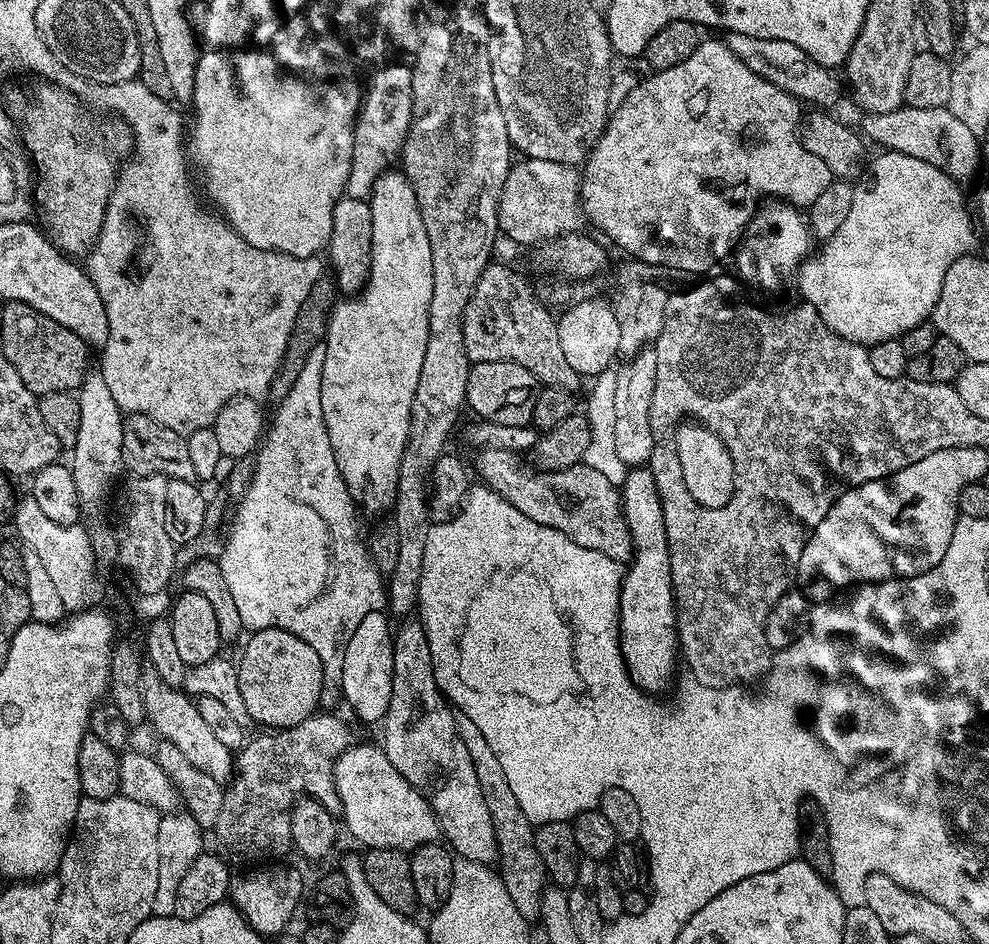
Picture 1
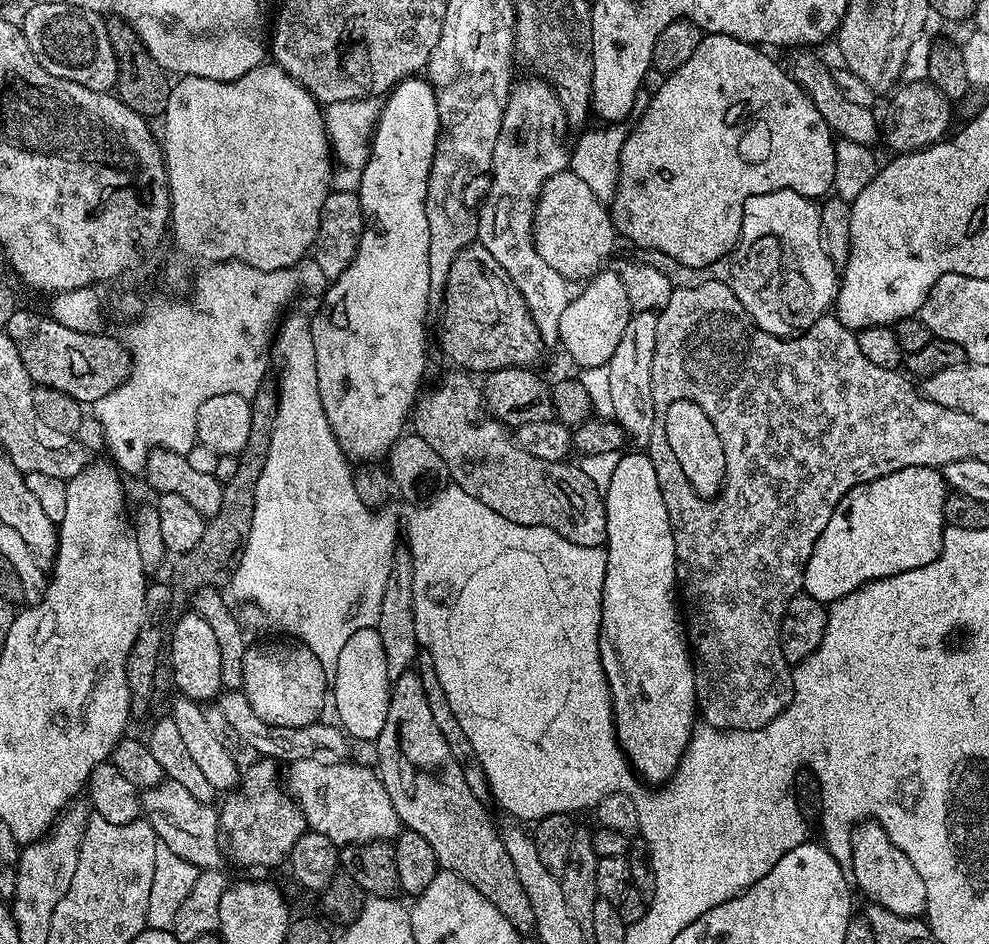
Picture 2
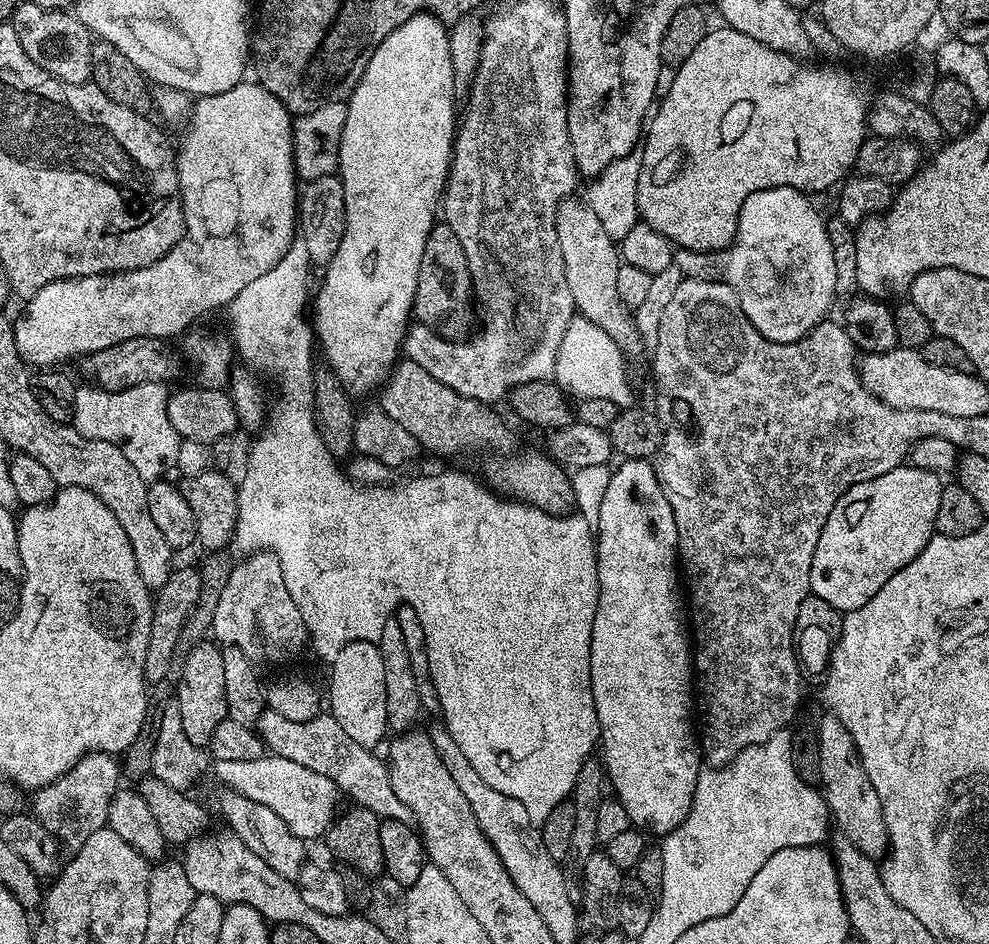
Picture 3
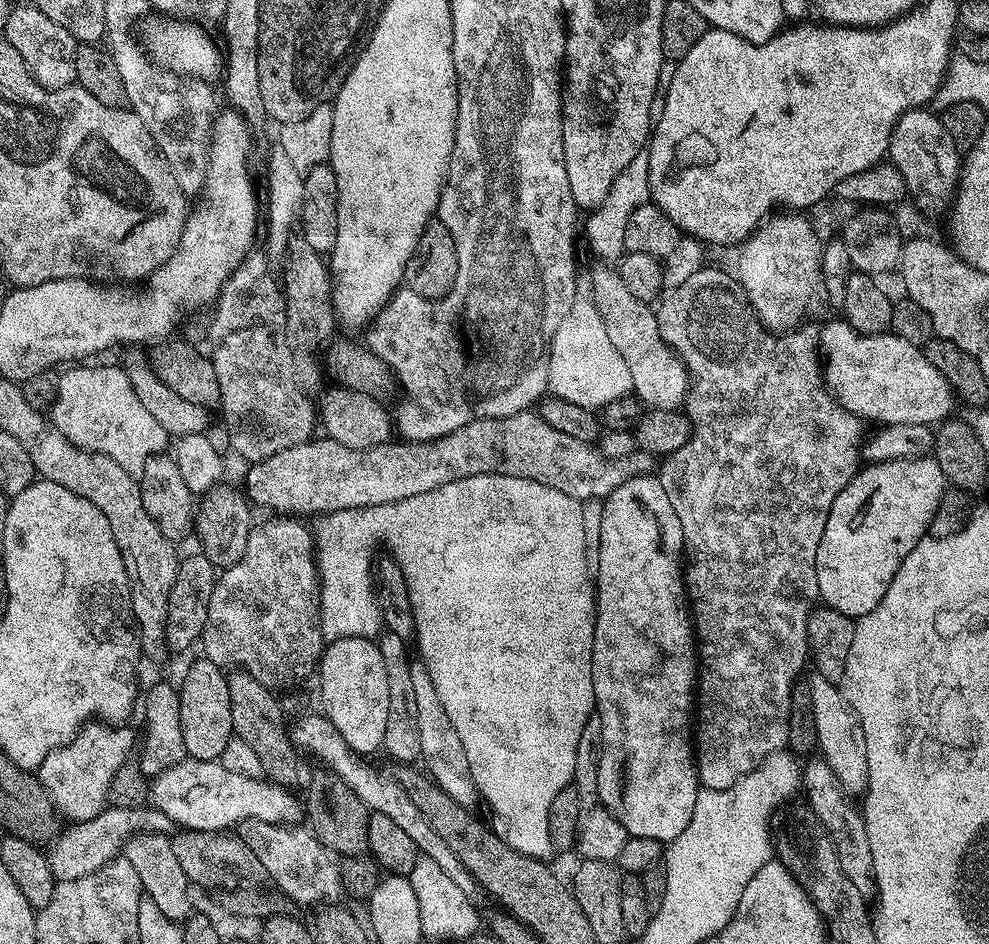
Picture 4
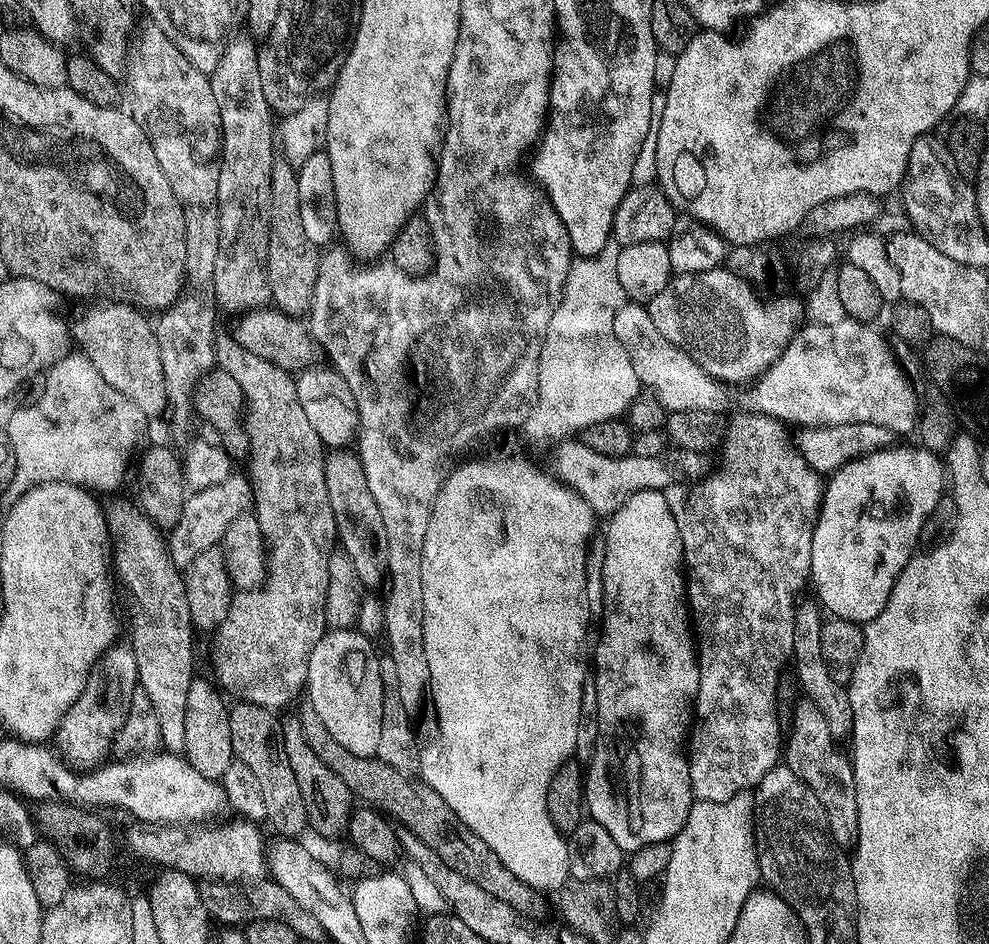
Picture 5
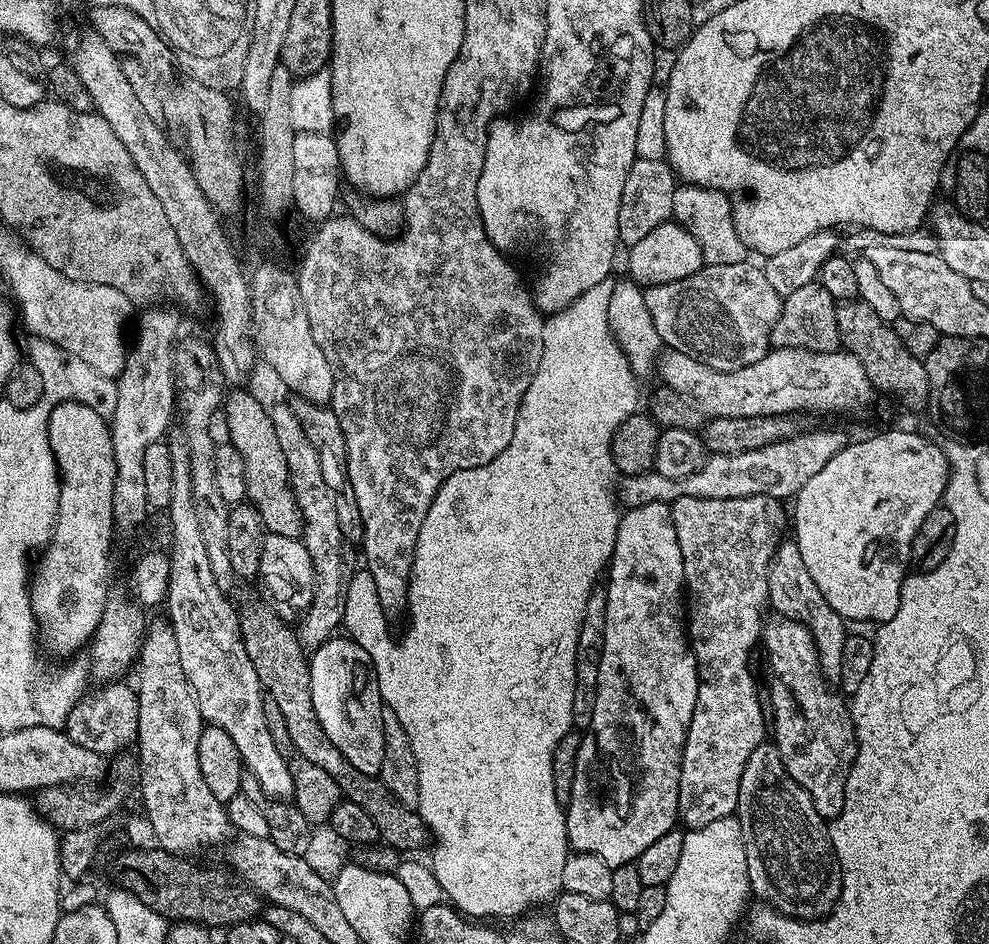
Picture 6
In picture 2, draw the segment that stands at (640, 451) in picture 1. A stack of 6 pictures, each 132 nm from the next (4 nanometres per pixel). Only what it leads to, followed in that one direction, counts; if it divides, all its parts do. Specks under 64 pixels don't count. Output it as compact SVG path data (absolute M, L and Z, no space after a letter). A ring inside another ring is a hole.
M637 312L626 322L626 330L618 347L606 365L610 374L610 395L614 405L614 419L624 428L624 435L633 445L647 446L656 421L652 371L656 345L656 312Z

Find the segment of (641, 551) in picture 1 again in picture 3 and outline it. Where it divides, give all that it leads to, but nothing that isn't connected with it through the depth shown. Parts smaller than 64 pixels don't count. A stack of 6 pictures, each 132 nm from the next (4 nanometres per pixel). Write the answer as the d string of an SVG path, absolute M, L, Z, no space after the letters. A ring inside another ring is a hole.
M625 459L625 460L624 460L624 461L623 461L623 462L620 462L620 463L624 463L624 464L620 464L620 465L618 465L618 466L616 466L616 465L615 465L615 467L613 467L613 468L612 468L612 469L611 469L611 471L612 471L612 477L611 477L611 478L610 478L610 484L609 484L609 485L608 485L608 487L606 487L606 496L605 496L605 497L604 497L604 499L602 499L602 504L601 504L601 509L600 509L600 511L599 511L599 519L598 519L598 528L597 528L597 530L596 530L596 531L595 531L595 532L594 532L594 535L595 535L595 538L596 538L596 561L597 561L597 562L598 562L598 586L599 586L599 587L600 587L600 593L599 593L599 594L598 594L598 606L597 606L597 607L596 607L596 613L595 613L595 614L594 614L594 630L593 630L593 631L592 631L592 637L591 637L591 638L590 638L590 686L591 686L591 687L592 687L592 693L593 693L593 694L594 694L594 706L595 706L595 707L596 707L596 713L597 713L597 714L598 714L598 722L599 722L599 723L600 723L600 744L601 744L601 745L602 745L602 752L603 752L603 748L604 748L604 756L603 756L603 755L602 755L602 763L603 763L603 766L604 766L604 770L605 770L605 773L606 773L606 780L607 780L607 783L608 783L608 784L609 784L609 785L610 785L610 788L611 788L611 783L612 783L612 788L613 788L613 790L614 790L614 791L616 791L616 792L613 792L613 793L614 793L614 796L615 796L615 799L617 799L617 800L619 800L619 802L620 802L620 804L621 804L621 805L622 805L622 807L624 807L624 809L625 809L625 810L626 810L626 814L627 814L627 815L628 815L628 823L629 823L629 825L632 825L632 826L635 826L635 827L636 827L636 828L637 828L637 829L639 829L639 831L641 831L641 832L643 832L643 833L645 833L645 834L651 834L651 832L657 832L657 834L658 834L658 836L657 836L657 837L660 837L660 838L663 838L663 837L665 837L665 836L667 836L667 835L669 835L669 834L671 834L671 833L672 833L672 832L673 832L673 831L674 831L674 830L675 830L675 828L679 828L679 826L680 826L680 824L681 824L681 822L682 822L682 821L684 821L684 819L685 819L685 818L686 818L686 816L687 816L687 815L688 815L688 814L689 814L689 813L690 813L690 808L691 808L691 803L692 803L692 802L694 802L694 794L695 794L695 786L696 786L696 783L697 783L697 782L698 782L698 780L699 780L699 774L700 774L700 772L701 772L701 771L702 771L702 756L701 756L701 753L700 753L700 752L699 752L699 751L698 751L698 736L697 736L697 733L696 733L696 732L695 732L695 731L694 731L694 724L693 724L693 721L692 721L692 724L691 724L691 722L690 722L690 721L688 721L688 719L690 719L690 718L691 718L691 716L692 716L692 719L693 719L693 716L694 716L694 648L693 648L693 645L692 645L692 644L691 644L691 643L690 643L690 632L689 632L689 629L688 629L688 628L687 628L687 627L686 627L686 612L685 612L685 609L684 609L684 608L683 608L683 607L682 607L682 576L681 576L681 573L680 573L680 572L679 572L679 571L678 571L678 553L677 553L677 551L676 551L676 547L677 547L677 546L678 546L678 530L677 530L677 529L676 529L676 527L675 527L675 526L674 526L674 510L670 510L670 502L666 502L666 494L665 494L665 493L664 493L664 487L662 487L662 485L661 485L661 484L660 484L660 483L659 483L659 482L658 482L658 478L657 478L657 477L656 477L656 470L655 470L655 467L653 467L653 465L652 465L652 464L651 464L651 463L649 463L649 461L648 461L648 460L630 460L630 459Z

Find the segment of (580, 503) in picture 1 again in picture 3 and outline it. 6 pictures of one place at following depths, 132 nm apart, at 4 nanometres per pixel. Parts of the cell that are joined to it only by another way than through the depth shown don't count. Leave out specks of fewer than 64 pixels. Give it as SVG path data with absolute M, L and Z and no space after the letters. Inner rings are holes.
M407 358L401 359L392 373L388 375L379 389L379 411L385 412L398 426L402 426L419 442L425 453L437 452L440 456L477 456L480 459L479 475L486 481L487 487L508 498L521 500L523 504L533 504L552 516L562 516L573 511L575 494L572 492L572 481L569 473L564 471L549 455L542 456L536 452L512 452L516 440L512 432L500 421L495 407L466 398L455 392L450 386L438 382L418 362Z

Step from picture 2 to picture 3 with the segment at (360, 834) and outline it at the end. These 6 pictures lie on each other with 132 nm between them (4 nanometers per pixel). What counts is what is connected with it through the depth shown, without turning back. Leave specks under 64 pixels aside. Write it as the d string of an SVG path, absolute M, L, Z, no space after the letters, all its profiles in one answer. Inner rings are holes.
M265 754L246 762L216 760L214 766L225 789L254 798L254 802L262 802L262 806L270 806L270 810L274 810L274 814L278 814L278 818L282 818L282 822L286 822L289 830L302 841L311 842L319 836L321 839L337 815L336 784L325 775L314 773L287 758Z

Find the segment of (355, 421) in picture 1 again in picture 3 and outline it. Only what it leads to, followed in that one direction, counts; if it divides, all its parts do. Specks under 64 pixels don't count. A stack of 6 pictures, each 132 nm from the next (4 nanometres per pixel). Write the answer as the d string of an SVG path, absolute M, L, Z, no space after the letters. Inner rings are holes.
M422 12L419 16L410 18L402 26L398 26L398 30L394 30L376 47L362 78L356 83L356 89L346 101L348 113L346 122L342 126L338 165L338 175L346 198L344 207L346 230L342 234L342 246L338 246L338 254L334 254L332 261L323 269L324 281L321 282L320 289L317 292L315 289L314 309L310 314L310 322L314 327L319 347L320 344L324 347L324 356L328 359L327 367L341 380L353 397L360 396L363 392L373 391L372 393L375 393L387 380L402 356L404 335L408 332L410 321L414 316L412 307L418 290L418 266L422 266L422 250L426 250L426 238L437 223L438 205L444 195L444 186L448 182L448 167L452 165L452 145L456 142L458 129L458 108L456 112L456 104L452 101L456 96L456 83L458 83L458 77L452 69L452 42L449 29L441 24L437 16L432 15L431 12Z

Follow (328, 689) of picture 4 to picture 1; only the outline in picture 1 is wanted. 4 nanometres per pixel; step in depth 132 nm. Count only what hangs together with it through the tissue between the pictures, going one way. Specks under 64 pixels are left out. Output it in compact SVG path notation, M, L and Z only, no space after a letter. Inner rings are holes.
M383 611L367 614L350 637L342 658L343 703L352 707L352 712L360 720L372 724L383 721L390 706L390 686L394 674L394 650L392 649L393 625L388 625L389 617Z

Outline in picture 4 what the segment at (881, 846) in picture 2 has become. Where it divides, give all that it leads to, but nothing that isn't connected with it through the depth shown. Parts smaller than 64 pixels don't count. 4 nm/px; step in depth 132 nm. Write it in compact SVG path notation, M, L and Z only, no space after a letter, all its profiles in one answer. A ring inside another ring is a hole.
M818 671L808 680L808 700L812 703L812 728L816 731L819 755L834 770L838 782L849 794L863 793L868 784L866 766L866 734L862 734L862 722L850 706L848 699L837 685L831 684Z

